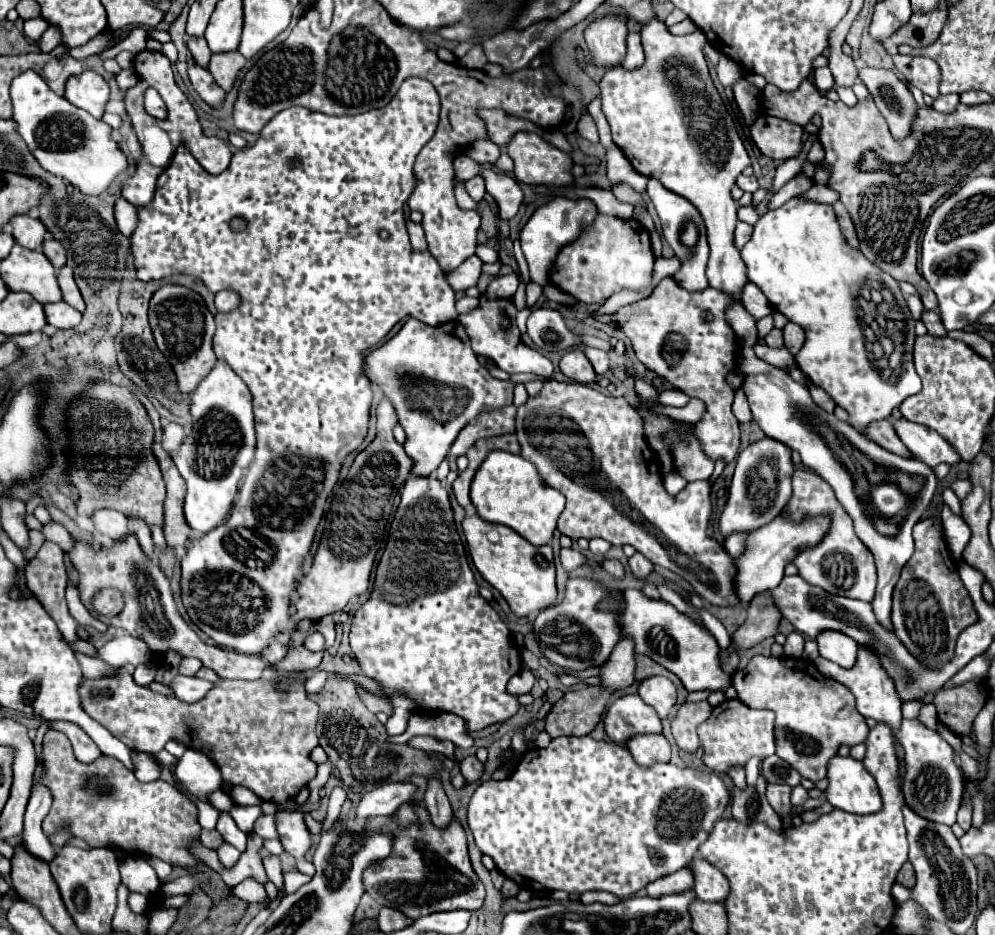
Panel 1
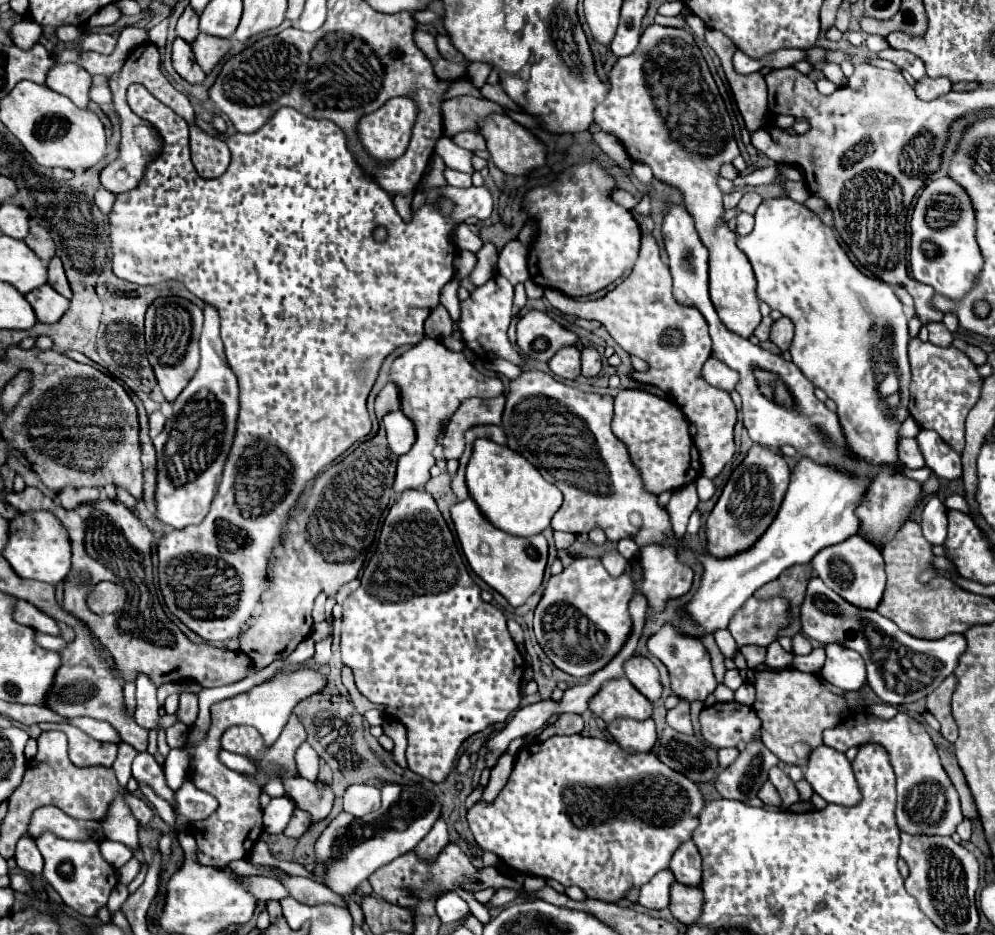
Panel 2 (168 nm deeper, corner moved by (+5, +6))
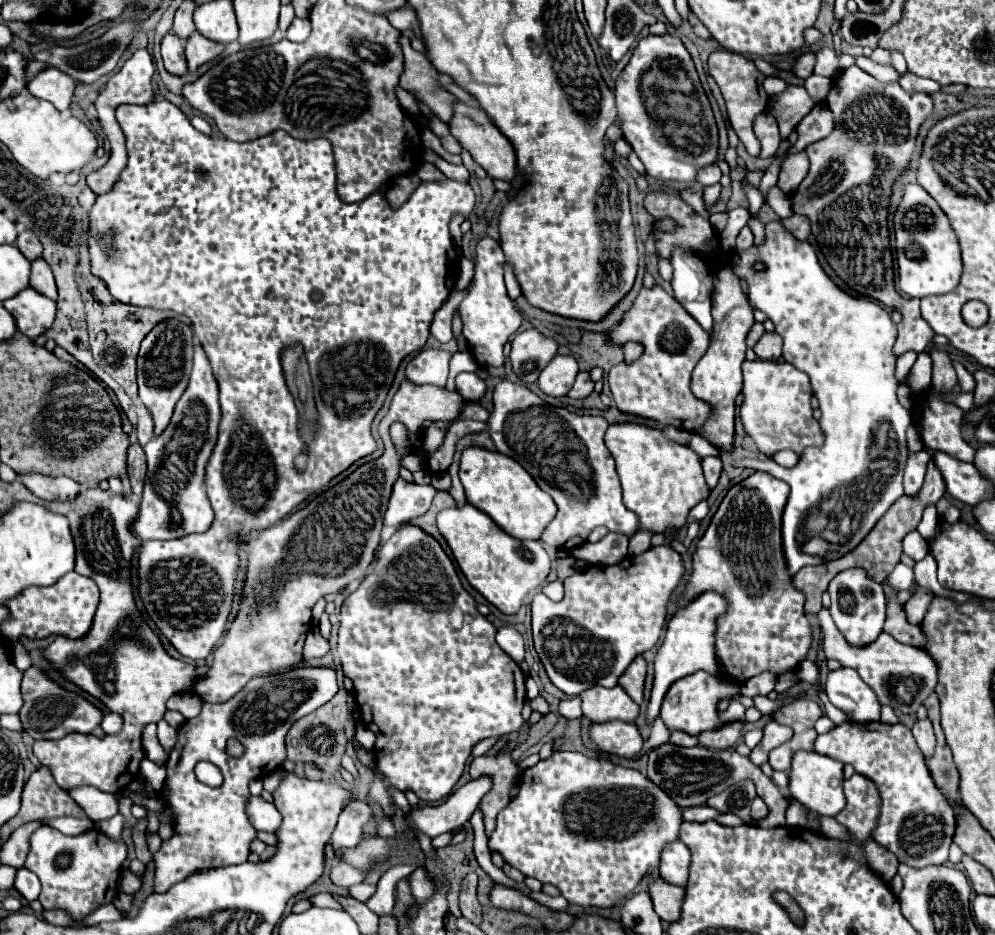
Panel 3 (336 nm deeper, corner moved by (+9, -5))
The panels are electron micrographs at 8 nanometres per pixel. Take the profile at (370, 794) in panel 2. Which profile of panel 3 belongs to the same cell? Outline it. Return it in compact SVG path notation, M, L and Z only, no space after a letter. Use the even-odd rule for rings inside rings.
M355 800L353 804L349 804L349 808L345 808L345 812L341 812L337 828L331 836L331 846L335 852L335 858L341 858L341 850L345 848L355 848L359 844L361 838L361 828L365 824L365 820L369 820L371 816L371 808L365 802Z

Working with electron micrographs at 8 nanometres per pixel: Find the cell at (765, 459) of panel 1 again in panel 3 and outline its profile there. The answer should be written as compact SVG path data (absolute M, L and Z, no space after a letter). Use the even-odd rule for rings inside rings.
M755 472L741 484L733 486L711 518L707 532L697 542L697 550L693 554L693 572L687 580L683 596L679 598L679 604L685 606L705 592L717 592L729 602L727 610L715 620L715 656L719 674L739 686L761 672L771 672L775 676L795 672L807 658L813 642L811 624L803 610L805 596L793 586L781 544L781 514L787 498L789 486L767 472Z

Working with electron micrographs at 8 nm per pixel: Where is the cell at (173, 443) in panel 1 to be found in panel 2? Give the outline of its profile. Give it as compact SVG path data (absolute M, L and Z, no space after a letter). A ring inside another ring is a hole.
M155 411L155 413L149 415L149 425L151 425L149 435L151 435L151 439L155 439L161 433L161 429L165 427L165 421L167 421L167 417L161 411Z

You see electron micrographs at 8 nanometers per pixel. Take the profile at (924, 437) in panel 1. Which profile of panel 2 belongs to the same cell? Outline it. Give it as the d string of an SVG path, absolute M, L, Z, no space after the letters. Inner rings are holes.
M921 429L915 437L921 455L925 457L925 463L933 469L937 477L943 479L957 479L961 477L961 457L959 453L953 453L945 441L933 431L933 429Z

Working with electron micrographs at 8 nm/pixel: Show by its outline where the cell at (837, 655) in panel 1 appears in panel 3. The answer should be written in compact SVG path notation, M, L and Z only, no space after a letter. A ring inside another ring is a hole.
M839 668L829 672L825 694L831 704L843 710L853 722L869 724L879 720L881 704L875 692L859 678L853 668Z

